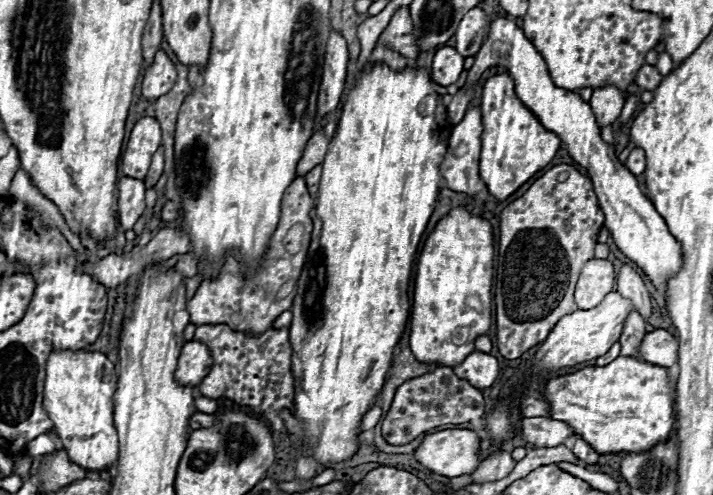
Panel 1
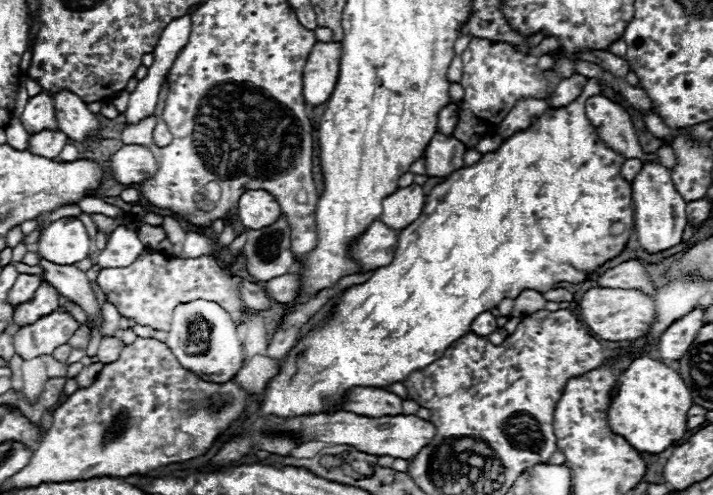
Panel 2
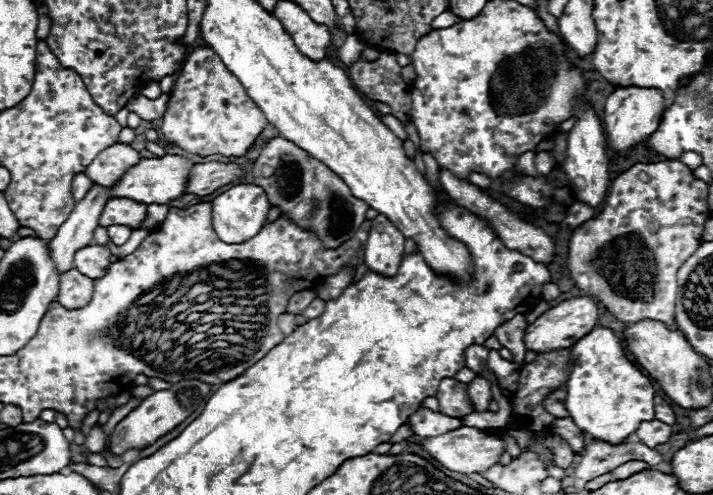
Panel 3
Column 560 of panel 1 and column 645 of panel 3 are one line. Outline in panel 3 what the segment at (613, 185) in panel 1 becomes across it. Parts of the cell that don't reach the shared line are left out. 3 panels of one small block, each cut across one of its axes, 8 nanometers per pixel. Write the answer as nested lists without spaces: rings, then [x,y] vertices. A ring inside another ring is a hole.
[[[620,86],[612,96],[608,96],[604,106],[604,128],[608,134],[608,142],[620,156],[628,156],[634,146],[642,144],[646,138],[650,138],[662,120],[662,114],[666,112],[666,98],[664,92],[656,88],[638,88],[638,86]]]

